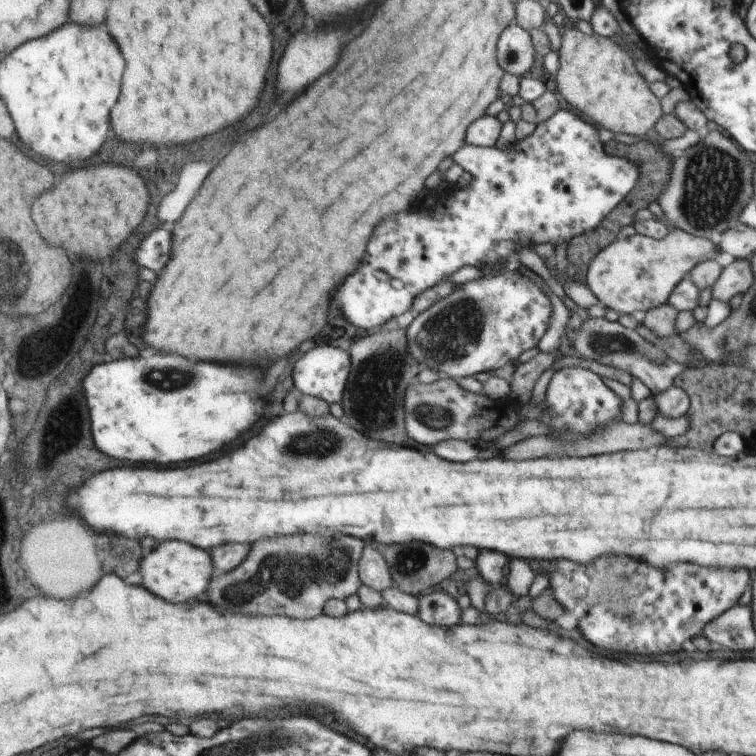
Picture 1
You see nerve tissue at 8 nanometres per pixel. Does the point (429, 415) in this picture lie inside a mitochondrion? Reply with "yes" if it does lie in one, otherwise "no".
yes

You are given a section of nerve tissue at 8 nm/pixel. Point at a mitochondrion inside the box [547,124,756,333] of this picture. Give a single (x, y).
(713, 179)

